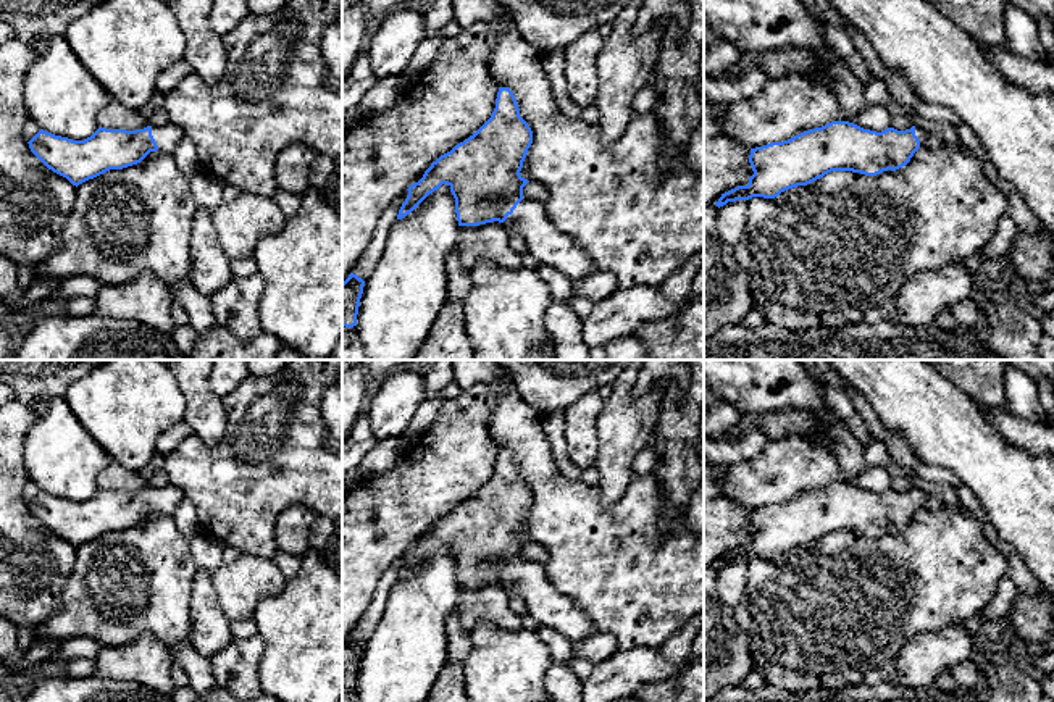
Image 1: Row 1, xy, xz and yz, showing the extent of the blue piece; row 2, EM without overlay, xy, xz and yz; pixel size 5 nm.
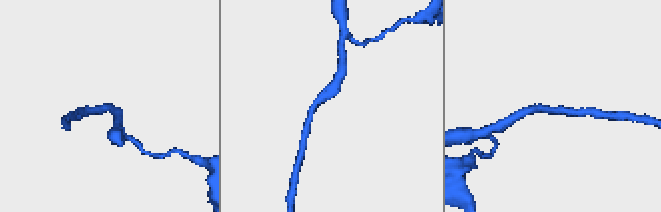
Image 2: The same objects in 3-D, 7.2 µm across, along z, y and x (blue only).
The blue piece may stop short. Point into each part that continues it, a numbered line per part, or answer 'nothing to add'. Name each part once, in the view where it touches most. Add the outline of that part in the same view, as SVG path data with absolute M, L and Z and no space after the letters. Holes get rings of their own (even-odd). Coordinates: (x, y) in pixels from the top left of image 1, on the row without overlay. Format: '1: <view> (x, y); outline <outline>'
1: xz (552, 609); outline M521 562L504 583L507 591L513 586L539 625L558 631L568 637L571 644L583 642L596 631L584 612L547 581L542 566L537 563Z

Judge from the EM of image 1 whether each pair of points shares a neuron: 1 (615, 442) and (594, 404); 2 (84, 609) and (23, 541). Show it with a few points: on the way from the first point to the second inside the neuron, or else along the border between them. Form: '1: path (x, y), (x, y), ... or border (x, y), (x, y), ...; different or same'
1: border (606, 399), (596, 423), (596, 451); different
2: border (76, 549), (63, 605), (47, 618); different

